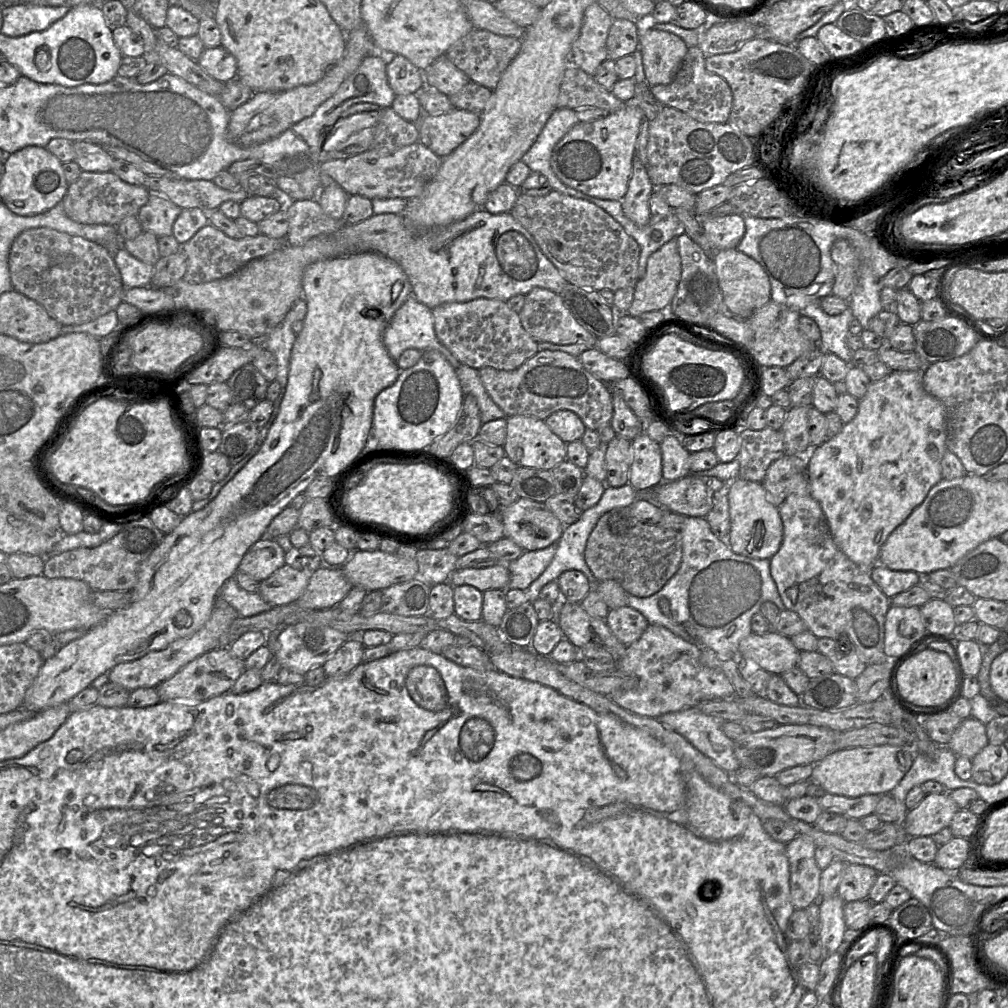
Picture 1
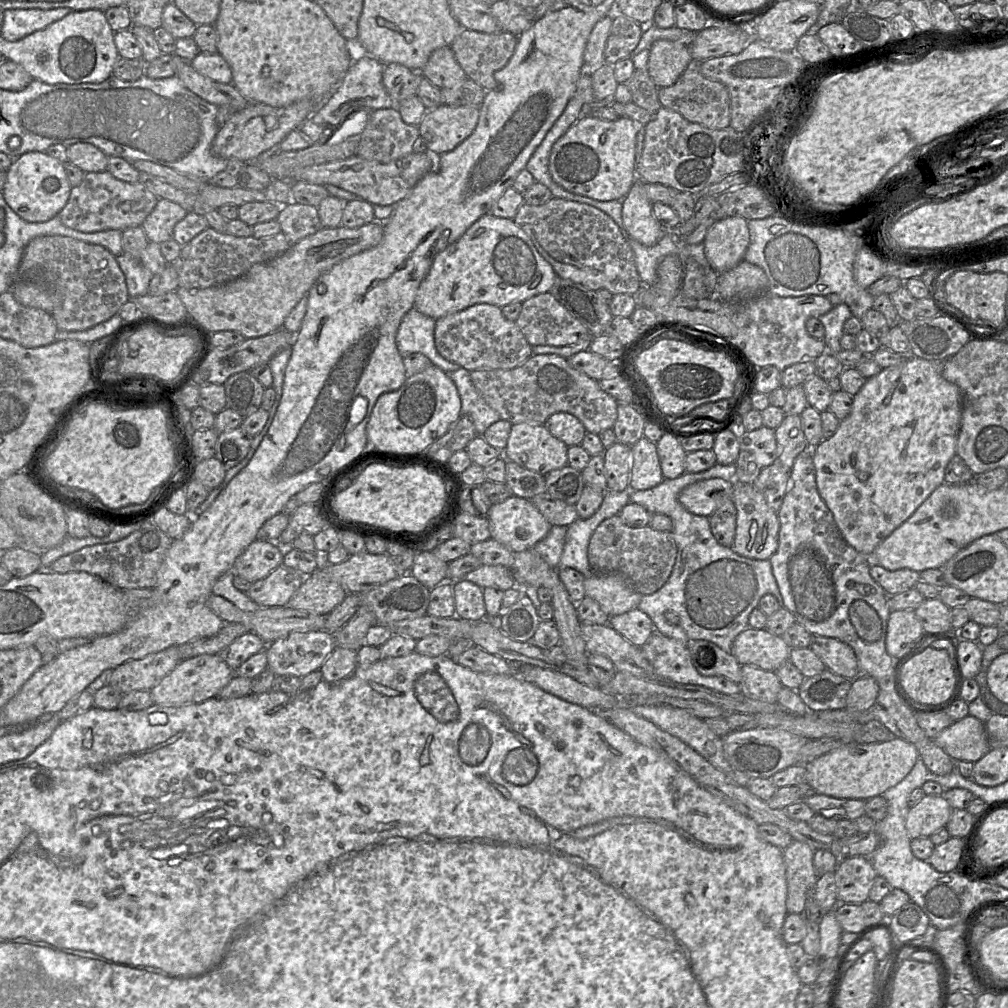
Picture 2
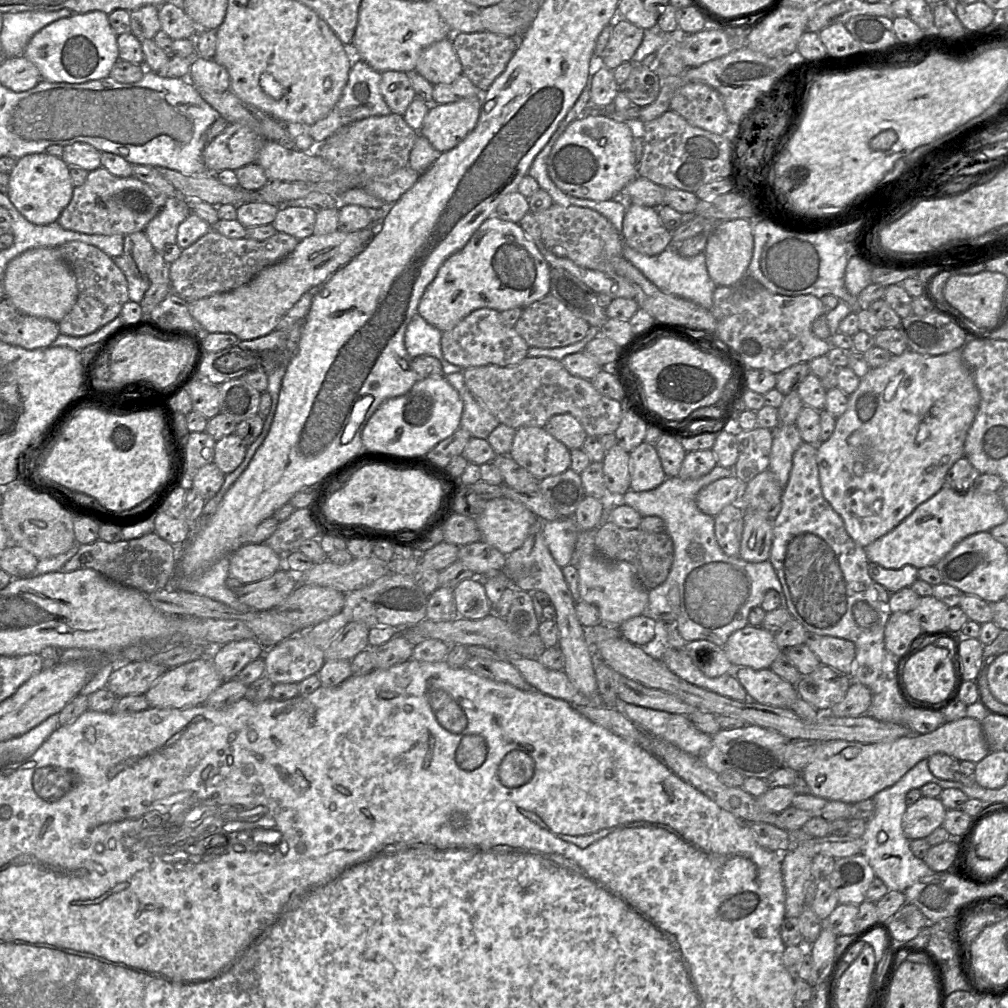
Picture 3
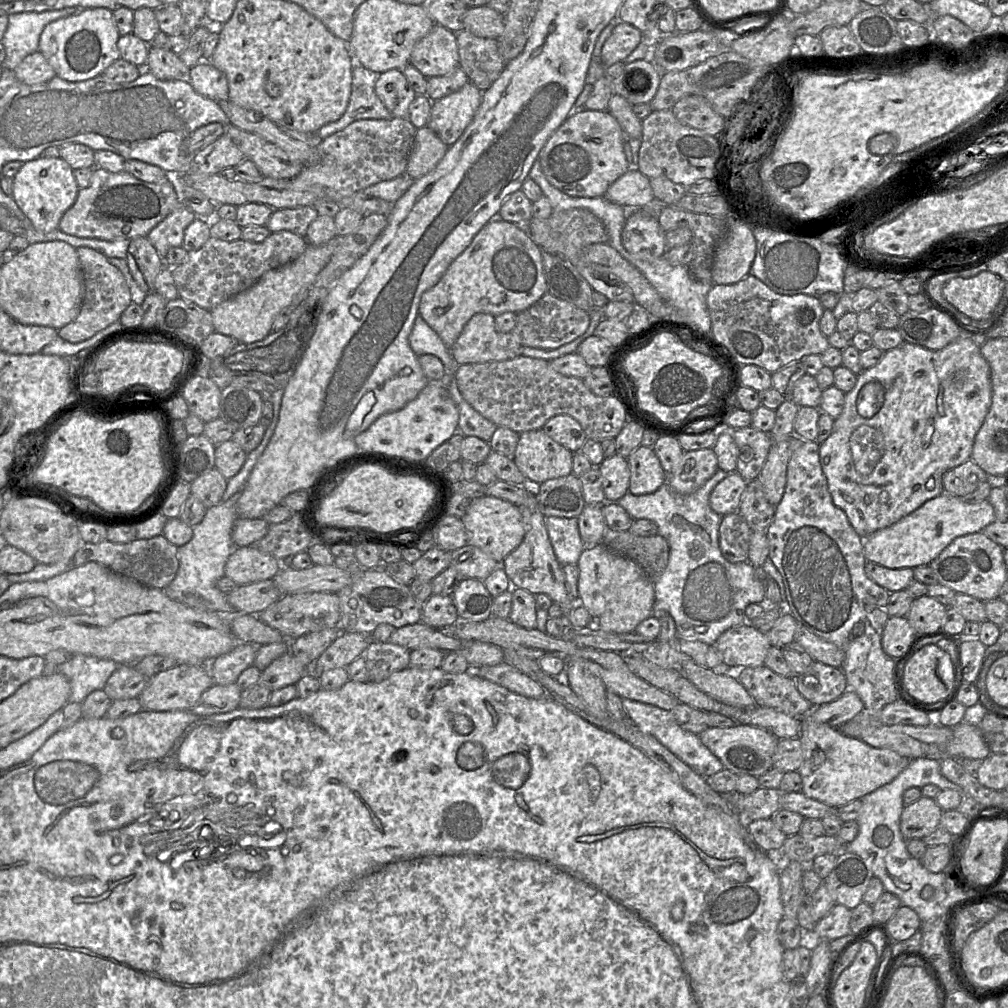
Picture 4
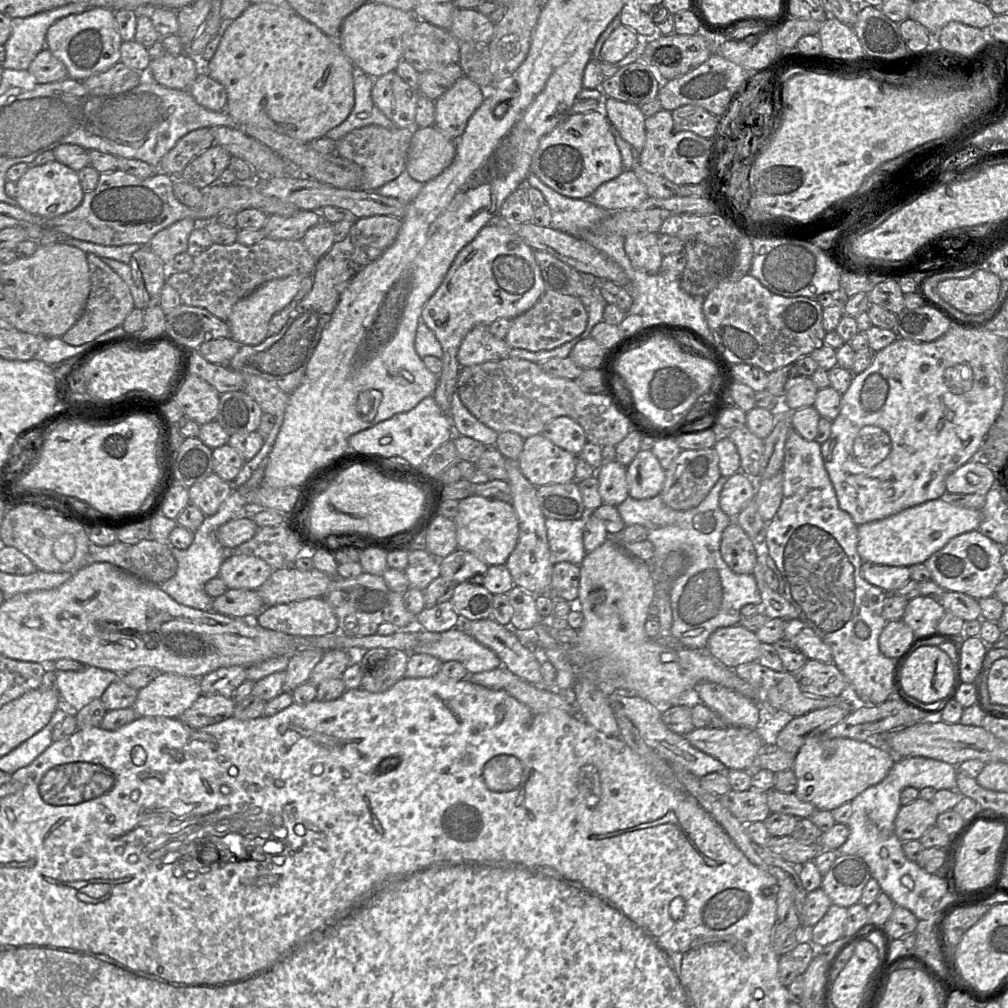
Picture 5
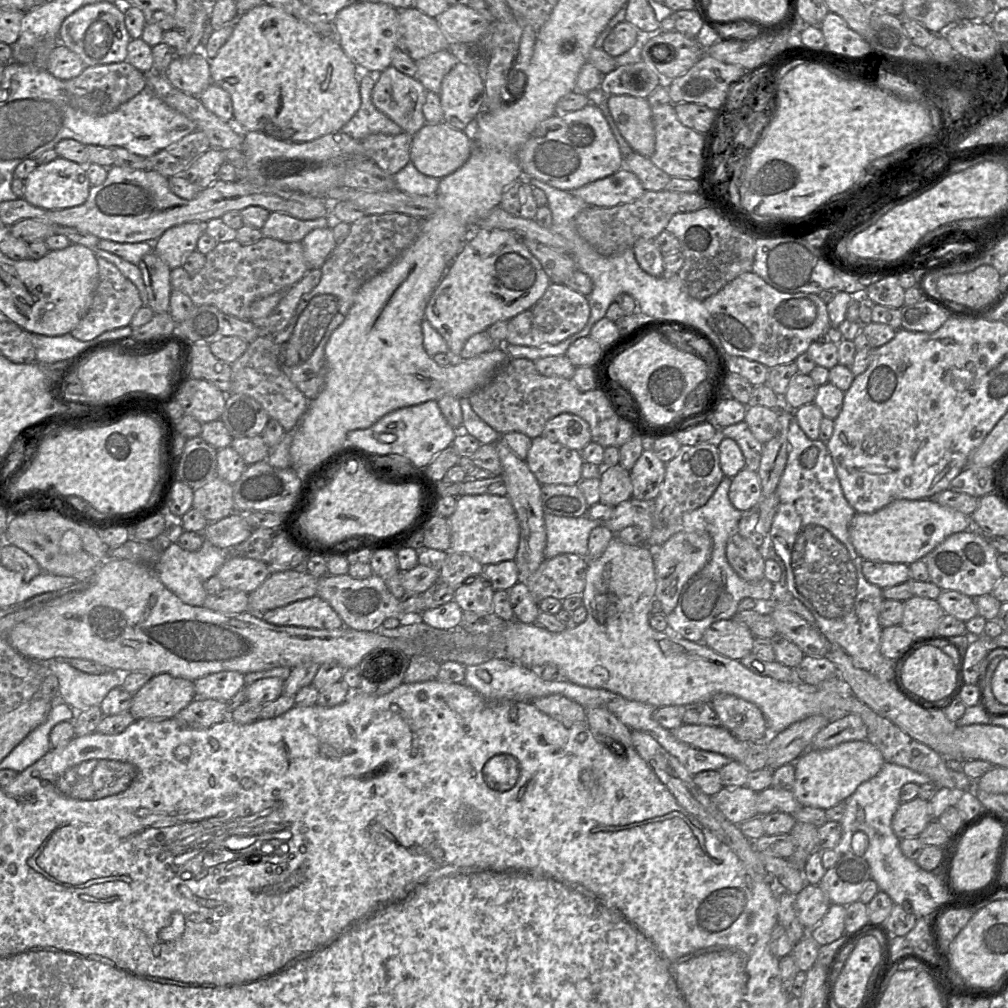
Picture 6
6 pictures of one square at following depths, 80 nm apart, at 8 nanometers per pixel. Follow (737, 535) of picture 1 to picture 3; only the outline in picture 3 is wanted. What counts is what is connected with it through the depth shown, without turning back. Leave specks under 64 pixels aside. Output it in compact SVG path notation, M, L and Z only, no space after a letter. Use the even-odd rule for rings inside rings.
M744 509L744 526L739 557L747 562L769 559L773 540L772 522L759 513Z

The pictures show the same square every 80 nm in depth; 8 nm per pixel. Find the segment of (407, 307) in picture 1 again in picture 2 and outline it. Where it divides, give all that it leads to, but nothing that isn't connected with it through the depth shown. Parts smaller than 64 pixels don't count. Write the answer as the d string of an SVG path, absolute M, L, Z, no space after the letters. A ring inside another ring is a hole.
M415 307L411 308L402 318L396 333L395 341L399 354L402 358L405 358L412 353L421 353L429 358L433 365L437 366L447 374L459 370L461 367L460 365L443 358L437 351L434 332L435 320L422 314Z

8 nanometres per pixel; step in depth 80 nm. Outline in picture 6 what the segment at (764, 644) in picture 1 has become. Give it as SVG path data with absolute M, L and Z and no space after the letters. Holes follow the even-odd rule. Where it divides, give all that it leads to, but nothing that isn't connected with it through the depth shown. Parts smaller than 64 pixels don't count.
M726 619L711 624L705 630L702 642L716 653L741 660L752 653L754 638L749 627Z

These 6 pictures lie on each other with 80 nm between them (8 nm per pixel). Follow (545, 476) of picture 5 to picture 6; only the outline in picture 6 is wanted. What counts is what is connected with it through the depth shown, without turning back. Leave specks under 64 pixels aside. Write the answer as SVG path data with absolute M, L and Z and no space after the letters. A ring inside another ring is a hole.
M542 435L532 439L525 462L541 485L575 485L582 480L581 452Z

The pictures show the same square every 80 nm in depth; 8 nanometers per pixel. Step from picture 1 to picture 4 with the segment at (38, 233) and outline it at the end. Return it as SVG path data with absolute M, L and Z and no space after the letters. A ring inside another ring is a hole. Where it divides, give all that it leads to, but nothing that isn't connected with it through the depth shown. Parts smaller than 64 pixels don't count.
M78 247L76 252L83 272L83 300L76 318L58 329L58 336L70 343L85 341L118 321L122 312L132 303L123 274L109 263L105 255L88 247Z

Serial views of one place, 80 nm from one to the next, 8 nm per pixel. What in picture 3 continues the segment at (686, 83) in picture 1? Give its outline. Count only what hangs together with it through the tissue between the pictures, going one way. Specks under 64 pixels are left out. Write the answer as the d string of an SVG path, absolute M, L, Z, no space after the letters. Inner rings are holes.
M690 82L679 88L670 101L669 110L689 124L721 135L729 127L729 119L720 93L711 86Z

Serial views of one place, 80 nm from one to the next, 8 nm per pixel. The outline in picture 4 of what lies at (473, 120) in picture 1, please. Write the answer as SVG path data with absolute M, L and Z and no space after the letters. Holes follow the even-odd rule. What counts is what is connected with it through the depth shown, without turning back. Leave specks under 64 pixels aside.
M468 81L461 89L432 101L427 127L448 146L452 146L472 121L483 92Z

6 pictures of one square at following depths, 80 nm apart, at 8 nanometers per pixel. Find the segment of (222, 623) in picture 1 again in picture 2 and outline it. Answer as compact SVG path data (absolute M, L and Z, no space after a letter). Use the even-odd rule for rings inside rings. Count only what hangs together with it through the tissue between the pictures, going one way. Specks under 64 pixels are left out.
M178 645L170 646L160 652L151 653L142 659L127 661L112 670L108 685L122 694L136 690L150 691L158 685L182 661Z

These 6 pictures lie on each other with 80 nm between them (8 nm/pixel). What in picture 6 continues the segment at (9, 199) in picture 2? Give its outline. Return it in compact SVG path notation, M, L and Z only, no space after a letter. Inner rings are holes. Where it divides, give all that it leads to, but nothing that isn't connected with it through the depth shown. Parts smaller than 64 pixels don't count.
M61 157L38 165L24 179L23 199L32 206L46 210L62 210L82 205L87 200L91 188L85 166Z

